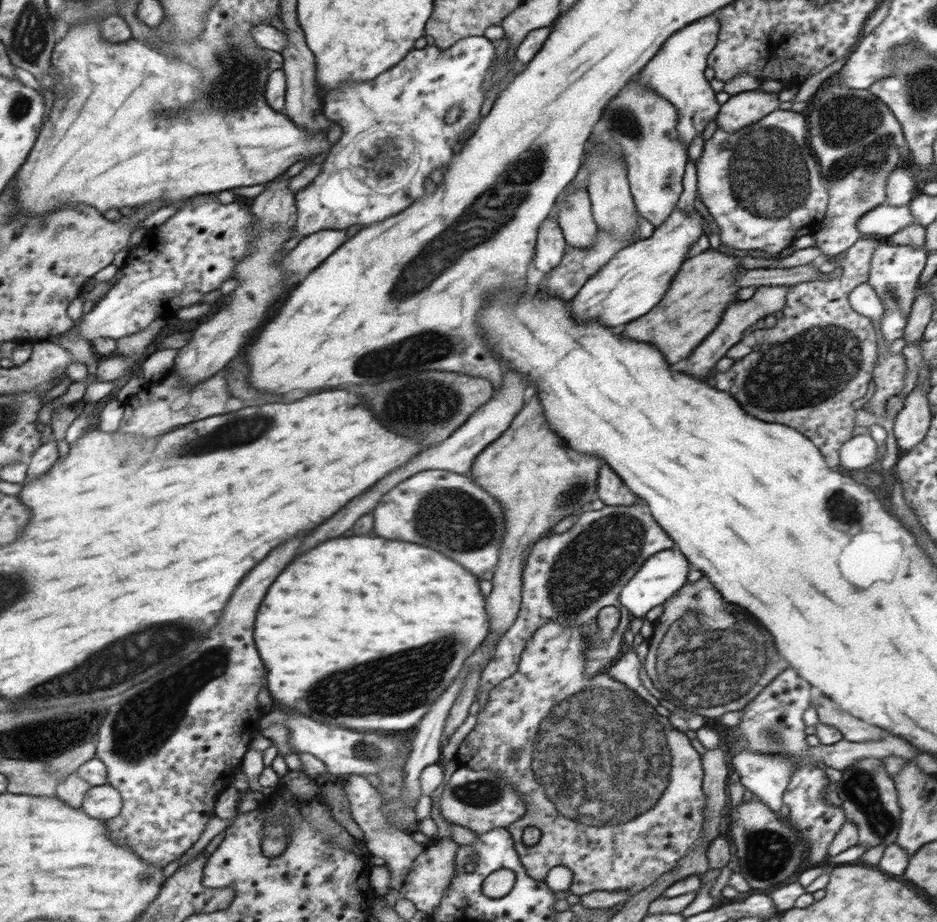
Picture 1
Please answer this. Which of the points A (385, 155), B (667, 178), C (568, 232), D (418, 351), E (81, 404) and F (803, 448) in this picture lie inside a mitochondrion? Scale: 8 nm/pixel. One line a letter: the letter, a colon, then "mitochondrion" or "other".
A: mitochondrion
B: mitochondrion
C: other
D: mitochondrion
E: other
F: other

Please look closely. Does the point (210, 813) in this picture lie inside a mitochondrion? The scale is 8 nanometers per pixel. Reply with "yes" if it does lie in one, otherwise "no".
no

